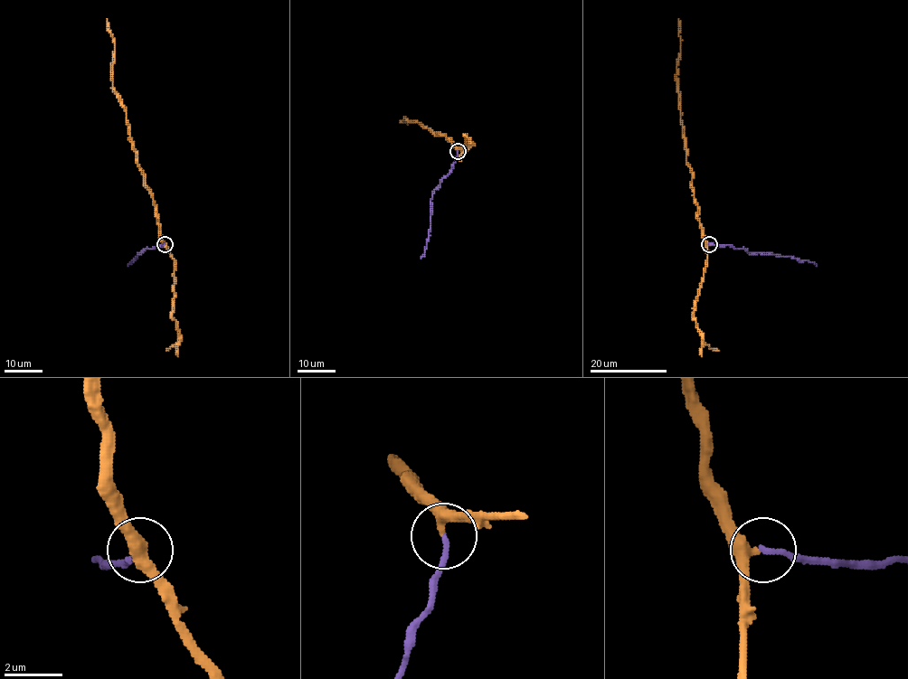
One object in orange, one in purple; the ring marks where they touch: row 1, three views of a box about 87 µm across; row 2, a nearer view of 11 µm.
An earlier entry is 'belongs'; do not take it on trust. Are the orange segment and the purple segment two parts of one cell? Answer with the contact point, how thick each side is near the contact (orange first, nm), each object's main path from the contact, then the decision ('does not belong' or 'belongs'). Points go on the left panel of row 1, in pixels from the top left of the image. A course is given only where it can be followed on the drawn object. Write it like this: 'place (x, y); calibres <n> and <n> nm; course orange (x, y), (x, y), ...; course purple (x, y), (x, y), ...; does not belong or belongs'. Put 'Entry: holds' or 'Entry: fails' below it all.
place (165, 244); calibres 380 and 200 nm; course orange (164, 243), (152, 193), (146, 185), (144, 173), (136, 160), (126, 108), (114, 90), (114, 41), (106, 19); course purple (165, 243), (137, 253), (127, 266); belongs
Entry: holds

